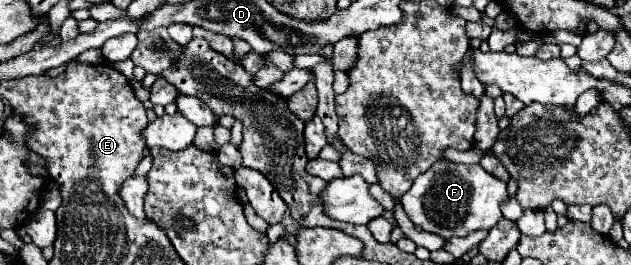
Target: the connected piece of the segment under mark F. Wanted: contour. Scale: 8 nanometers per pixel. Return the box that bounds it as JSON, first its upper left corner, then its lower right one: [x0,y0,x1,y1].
[400,161,506,239]

